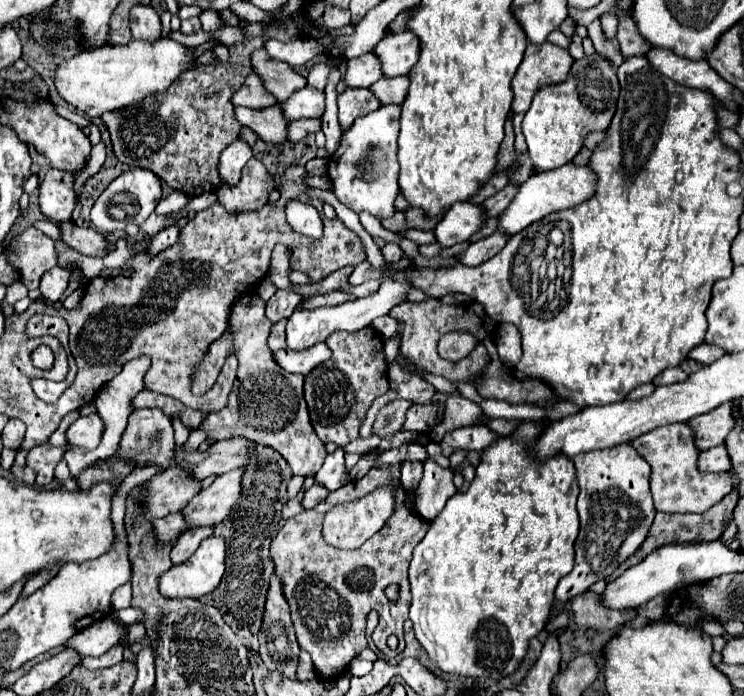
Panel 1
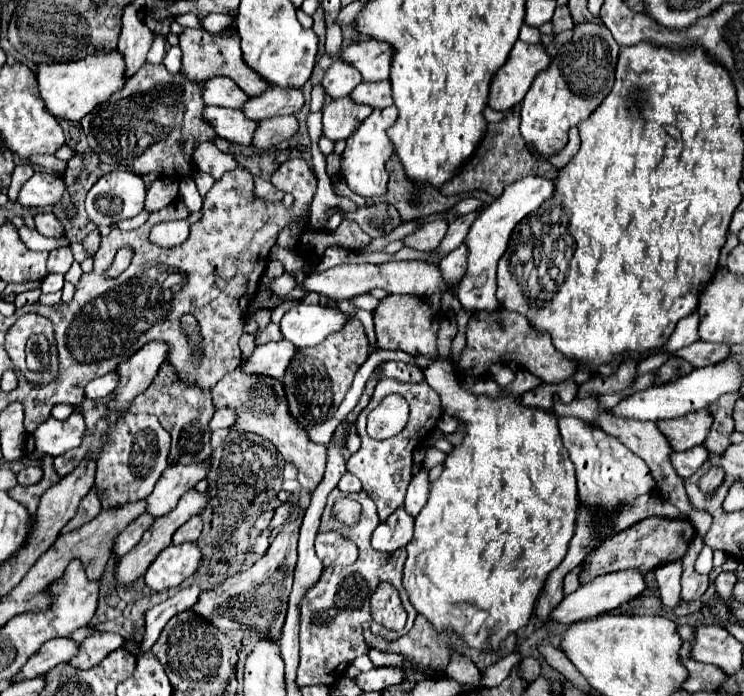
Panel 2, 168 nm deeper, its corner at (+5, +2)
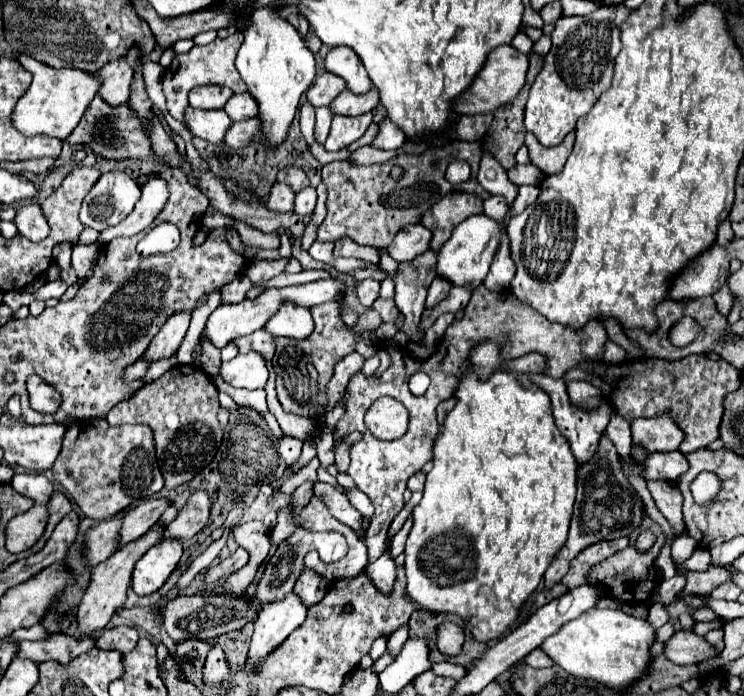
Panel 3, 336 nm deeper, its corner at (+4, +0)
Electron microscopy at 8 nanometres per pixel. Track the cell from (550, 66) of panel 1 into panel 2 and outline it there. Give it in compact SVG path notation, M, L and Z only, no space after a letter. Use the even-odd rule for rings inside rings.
M517 40L509 54L509 60L493 76L489 108L505 112L521 104L535 76L547 70L549 62L551 56L543 44L525 44Z

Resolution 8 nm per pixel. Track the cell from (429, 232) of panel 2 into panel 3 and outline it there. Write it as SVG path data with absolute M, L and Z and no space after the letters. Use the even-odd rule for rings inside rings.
M410 224L396 234L396 238L388 244L386 252L396 262L410 262L428 250L430 236L430 230L422 228L422 224Z

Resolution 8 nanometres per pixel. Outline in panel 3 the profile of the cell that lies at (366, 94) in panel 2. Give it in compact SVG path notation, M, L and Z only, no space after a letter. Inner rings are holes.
M374 88L366 94L352 94L350 90L344 90L332 100L330 110L332 114L340 114L340 116L360 116L364 112L370 112L378 104L380 104L380 98Z

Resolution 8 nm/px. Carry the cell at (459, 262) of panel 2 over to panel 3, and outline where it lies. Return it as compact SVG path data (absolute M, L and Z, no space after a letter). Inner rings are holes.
M442 278L434 280L434 282L430 284L430 288L428 288L426 308L432 308L432 306L436 306L438 302L442 302L442 300L448 296L450 288L452 288L452 286L450 286L450 282L446 282L446 280L442 280Z

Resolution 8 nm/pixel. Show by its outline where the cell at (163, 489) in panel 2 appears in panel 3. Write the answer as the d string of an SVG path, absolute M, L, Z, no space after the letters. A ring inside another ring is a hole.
M148 500L138 504L136 508L132 508L130 512L126 512L126 516L122 518L122 528L120 528L120 548L124 548L126 544L138 540L140 536L144 536L152 524L158 522L160 514L170 506L168 500Z

